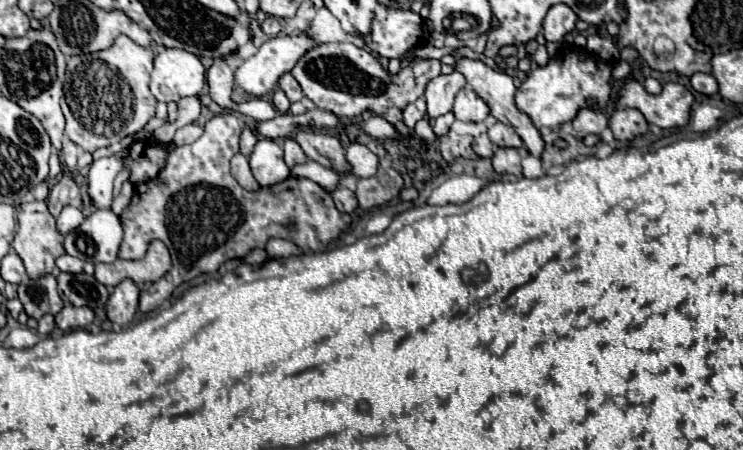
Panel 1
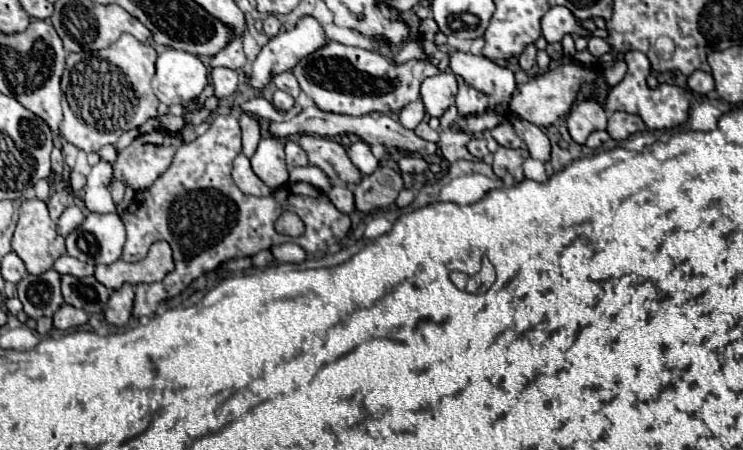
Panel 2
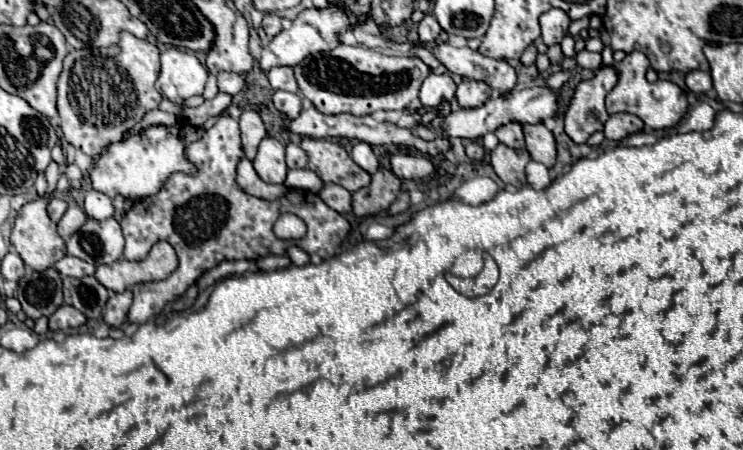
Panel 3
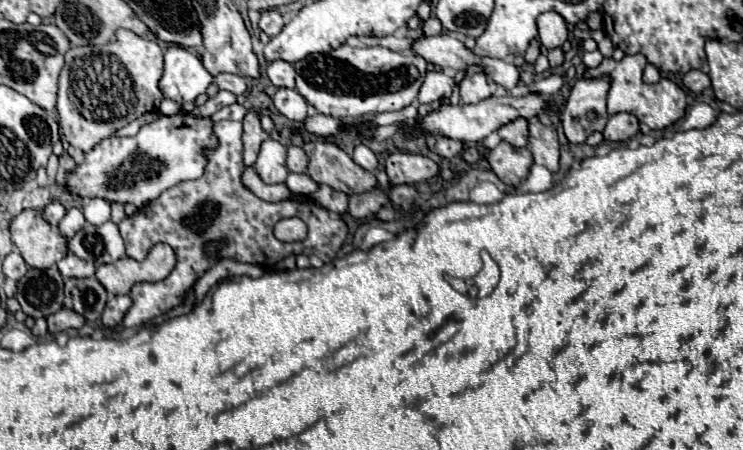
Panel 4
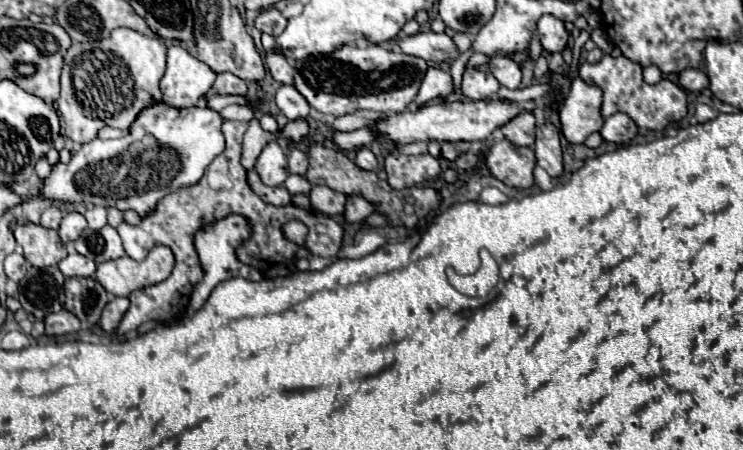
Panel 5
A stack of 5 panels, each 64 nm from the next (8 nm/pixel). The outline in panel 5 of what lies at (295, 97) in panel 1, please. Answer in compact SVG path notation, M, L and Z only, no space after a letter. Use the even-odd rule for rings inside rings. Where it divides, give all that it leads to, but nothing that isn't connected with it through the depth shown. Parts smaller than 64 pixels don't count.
M268 52L266 54L266 68L272 74L272 78L280 84L294 84L294 68L288 64L288 60L282 54Z

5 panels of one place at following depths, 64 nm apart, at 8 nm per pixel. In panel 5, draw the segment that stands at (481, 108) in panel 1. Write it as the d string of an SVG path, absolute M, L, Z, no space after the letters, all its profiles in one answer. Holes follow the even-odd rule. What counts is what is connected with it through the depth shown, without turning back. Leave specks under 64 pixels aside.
M466 68L464 78L462 78L462 94L468 100L478 102L478 100L490 98L498 92L498 88L500 88L500 84L490 72L480 72L480 70L474 70L474 68Z

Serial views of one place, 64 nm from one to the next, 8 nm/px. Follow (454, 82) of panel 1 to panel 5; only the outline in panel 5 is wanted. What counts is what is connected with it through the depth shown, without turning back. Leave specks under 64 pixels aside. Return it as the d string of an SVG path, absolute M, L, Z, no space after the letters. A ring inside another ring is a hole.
M428 68L416 96L416 106L424 106L426 102L436 100L436 98L446 98L452 92L454 92L452 76L440 68Z

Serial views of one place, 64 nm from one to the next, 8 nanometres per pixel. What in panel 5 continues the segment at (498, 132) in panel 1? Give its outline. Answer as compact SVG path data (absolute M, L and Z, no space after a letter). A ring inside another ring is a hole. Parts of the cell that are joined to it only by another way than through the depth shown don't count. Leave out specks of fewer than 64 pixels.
M524 112L512 118L508 124L502 126L502 134L516 146L532 146L534 144L534 116Z

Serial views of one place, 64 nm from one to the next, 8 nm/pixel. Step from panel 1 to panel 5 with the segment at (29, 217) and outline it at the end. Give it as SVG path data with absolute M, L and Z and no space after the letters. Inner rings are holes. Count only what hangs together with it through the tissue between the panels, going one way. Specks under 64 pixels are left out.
M34 222L12 224L14 238L24 250L24 258L34 268L48 268L66 256L66 248L56 230L44 228Z

